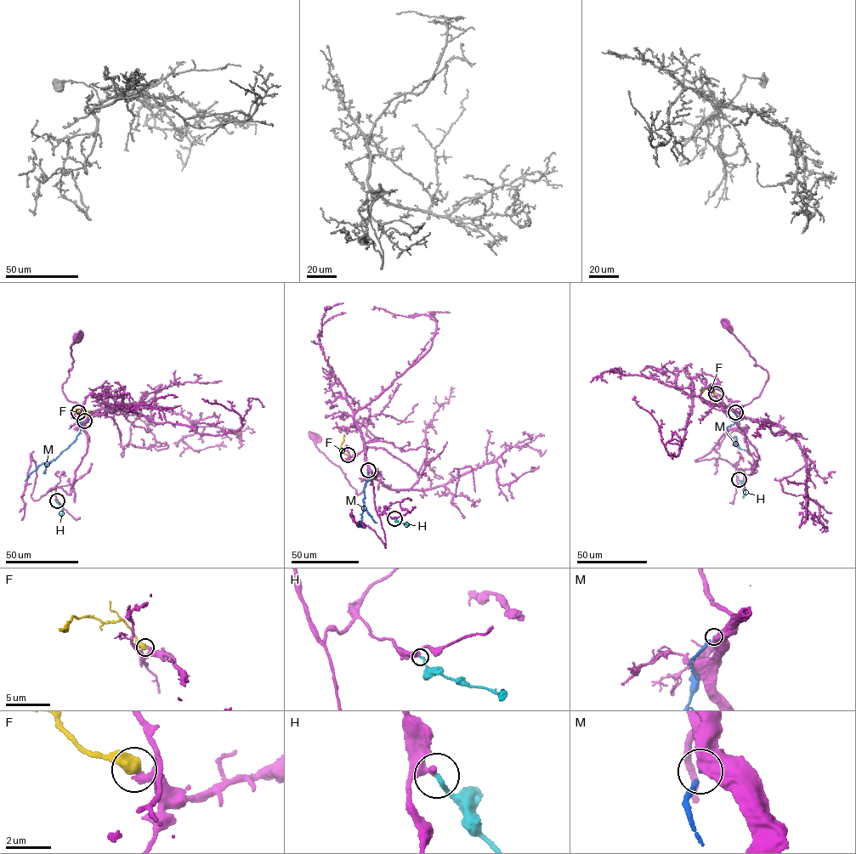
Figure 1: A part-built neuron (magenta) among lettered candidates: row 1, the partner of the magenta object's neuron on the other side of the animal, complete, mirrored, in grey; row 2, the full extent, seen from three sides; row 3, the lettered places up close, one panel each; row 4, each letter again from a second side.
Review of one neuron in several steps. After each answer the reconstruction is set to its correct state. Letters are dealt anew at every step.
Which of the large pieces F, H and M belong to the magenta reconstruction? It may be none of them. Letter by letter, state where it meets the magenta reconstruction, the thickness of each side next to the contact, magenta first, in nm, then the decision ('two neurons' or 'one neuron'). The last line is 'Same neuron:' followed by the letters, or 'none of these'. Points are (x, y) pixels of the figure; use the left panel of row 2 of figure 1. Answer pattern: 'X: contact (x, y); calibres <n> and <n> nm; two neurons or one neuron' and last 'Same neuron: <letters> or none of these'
F: contact (78, 412); calibres 180 and 550 nm; one neuron
H: contact (57, 500); calibres 360 and 180 nm; one neuron
M: contact (84, 421); calibres 700 and 140 nm; two neurons
Same neuron: F, H

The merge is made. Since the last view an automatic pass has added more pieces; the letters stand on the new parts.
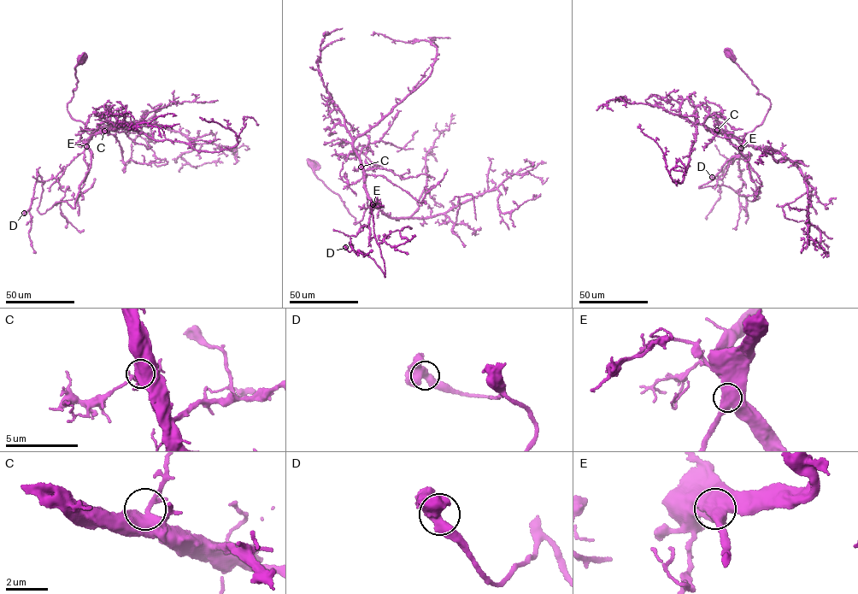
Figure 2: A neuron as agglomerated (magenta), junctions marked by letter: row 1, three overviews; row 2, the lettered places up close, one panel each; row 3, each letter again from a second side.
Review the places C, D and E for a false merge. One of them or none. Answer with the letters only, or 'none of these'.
none of these

